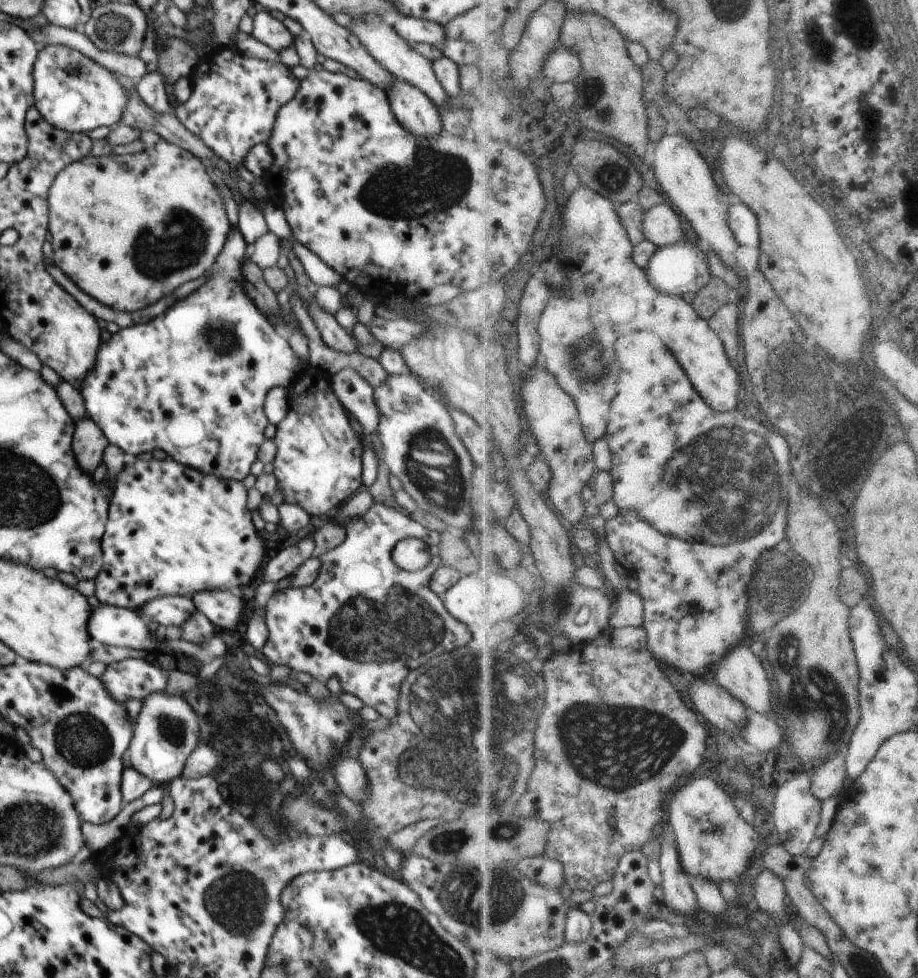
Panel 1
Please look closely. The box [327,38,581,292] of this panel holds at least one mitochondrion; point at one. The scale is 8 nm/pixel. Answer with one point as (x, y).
(430, 177)

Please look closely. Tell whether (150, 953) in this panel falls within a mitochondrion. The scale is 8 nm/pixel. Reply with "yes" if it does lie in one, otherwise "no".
no

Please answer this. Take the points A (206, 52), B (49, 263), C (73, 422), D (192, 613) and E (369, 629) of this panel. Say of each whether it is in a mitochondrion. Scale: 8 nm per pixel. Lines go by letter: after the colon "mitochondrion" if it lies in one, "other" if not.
A: other
B: other
C: other
D: other
E: mitochondrion

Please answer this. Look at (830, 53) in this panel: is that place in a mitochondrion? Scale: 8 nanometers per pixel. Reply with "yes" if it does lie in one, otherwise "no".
yes

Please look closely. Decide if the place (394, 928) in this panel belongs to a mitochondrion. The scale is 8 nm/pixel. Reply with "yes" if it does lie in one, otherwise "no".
yes

